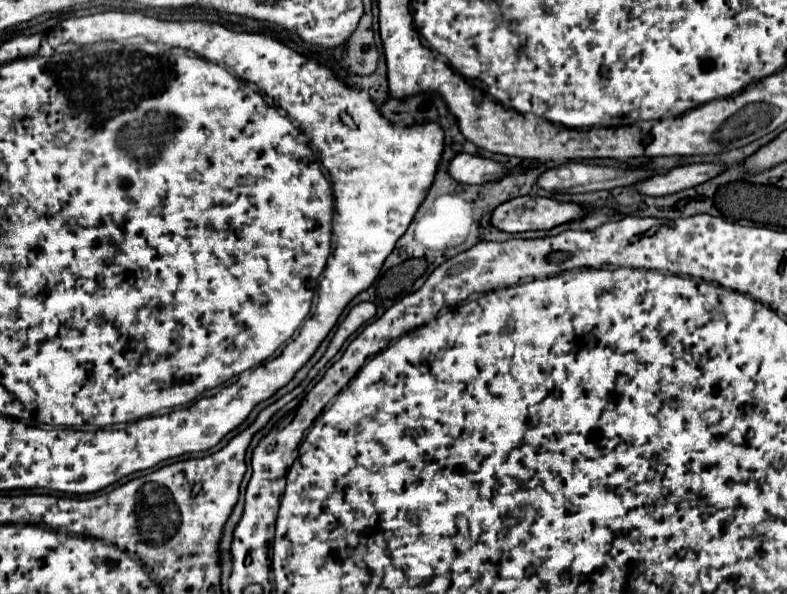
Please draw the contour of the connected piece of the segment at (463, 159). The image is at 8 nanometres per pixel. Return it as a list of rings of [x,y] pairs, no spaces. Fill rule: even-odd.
[[[458,153],[448,165],[448,173],[458,183],[484,185],[484,183],[500,179],[504,175],[504,167],[490,159],[482,159],[482,157],[468,155],[468,153]]]

